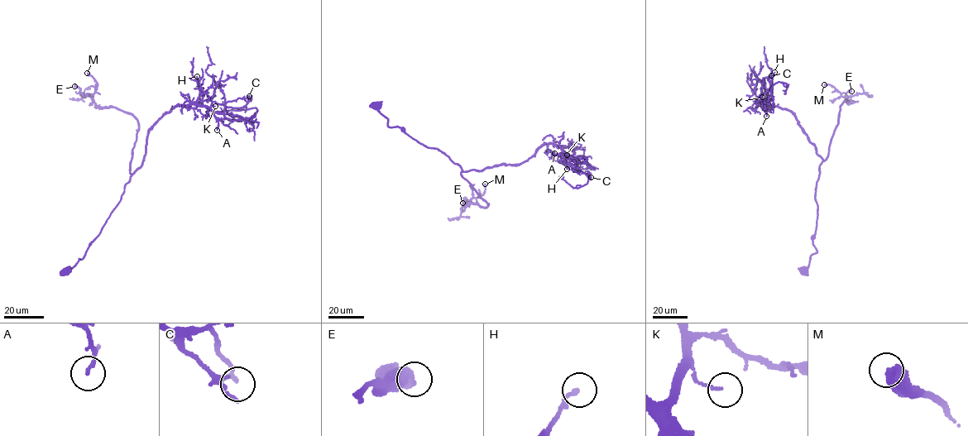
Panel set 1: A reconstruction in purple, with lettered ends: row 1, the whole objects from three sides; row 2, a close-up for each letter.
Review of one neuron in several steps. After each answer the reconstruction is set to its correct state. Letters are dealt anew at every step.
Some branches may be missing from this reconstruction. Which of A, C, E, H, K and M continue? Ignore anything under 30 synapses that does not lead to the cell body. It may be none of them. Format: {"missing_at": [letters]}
{"missing_at": ["M"]}

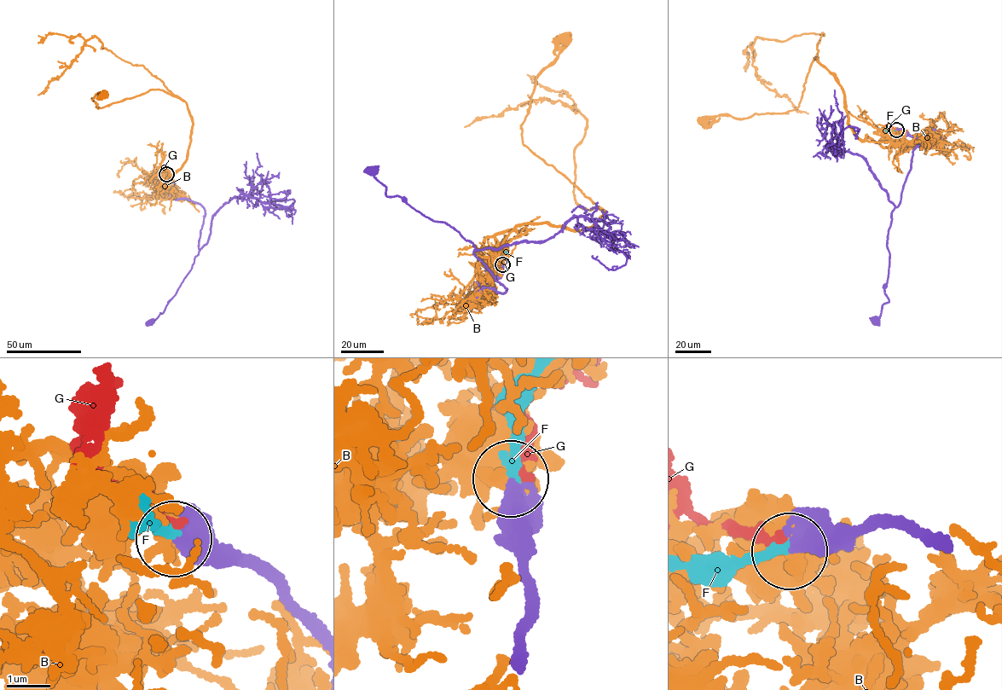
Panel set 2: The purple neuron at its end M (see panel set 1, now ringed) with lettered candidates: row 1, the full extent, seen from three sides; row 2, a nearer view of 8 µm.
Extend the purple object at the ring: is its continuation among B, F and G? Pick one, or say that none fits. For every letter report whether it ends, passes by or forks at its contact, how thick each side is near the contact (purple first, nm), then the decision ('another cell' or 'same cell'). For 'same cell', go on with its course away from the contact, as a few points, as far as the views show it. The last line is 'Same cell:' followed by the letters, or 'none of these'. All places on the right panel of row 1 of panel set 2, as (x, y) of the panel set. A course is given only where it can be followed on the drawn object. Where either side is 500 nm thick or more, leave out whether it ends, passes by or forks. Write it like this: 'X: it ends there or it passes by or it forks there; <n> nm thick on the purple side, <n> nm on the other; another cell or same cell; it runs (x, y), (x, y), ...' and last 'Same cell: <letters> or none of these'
B: 700 nm thick on the purple side, 300 nm on the other; another cell
F: 600 nm thick on the purple side, 260 nm on the other; same cell; it runs (896, 130), (886, 129)
G: 550 nm thick on the purple side, 220 nm on the other; another cell
Same cell: F

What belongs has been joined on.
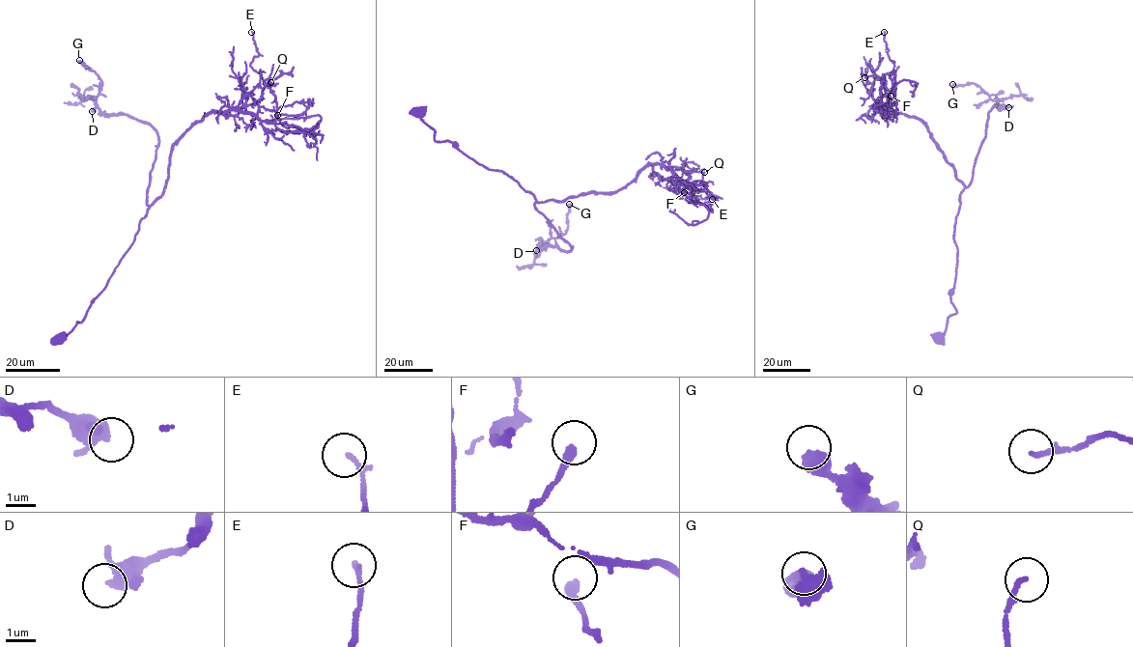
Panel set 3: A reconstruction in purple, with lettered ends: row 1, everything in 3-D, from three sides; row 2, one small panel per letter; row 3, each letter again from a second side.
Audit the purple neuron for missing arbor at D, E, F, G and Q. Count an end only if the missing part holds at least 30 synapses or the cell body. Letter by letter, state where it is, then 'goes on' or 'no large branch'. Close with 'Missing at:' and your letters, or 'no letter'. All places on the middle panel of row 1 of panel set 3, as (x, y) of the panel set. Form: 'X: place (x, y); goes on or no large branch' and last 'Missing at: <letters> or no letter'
D: place (536, 250); no large branch
E: place (712, 199); no large branch
F: place (684, 192); no large branch
G: place (569, 204); no large branch
Q: place (704, 172); no large branch
Missing at: no letter

